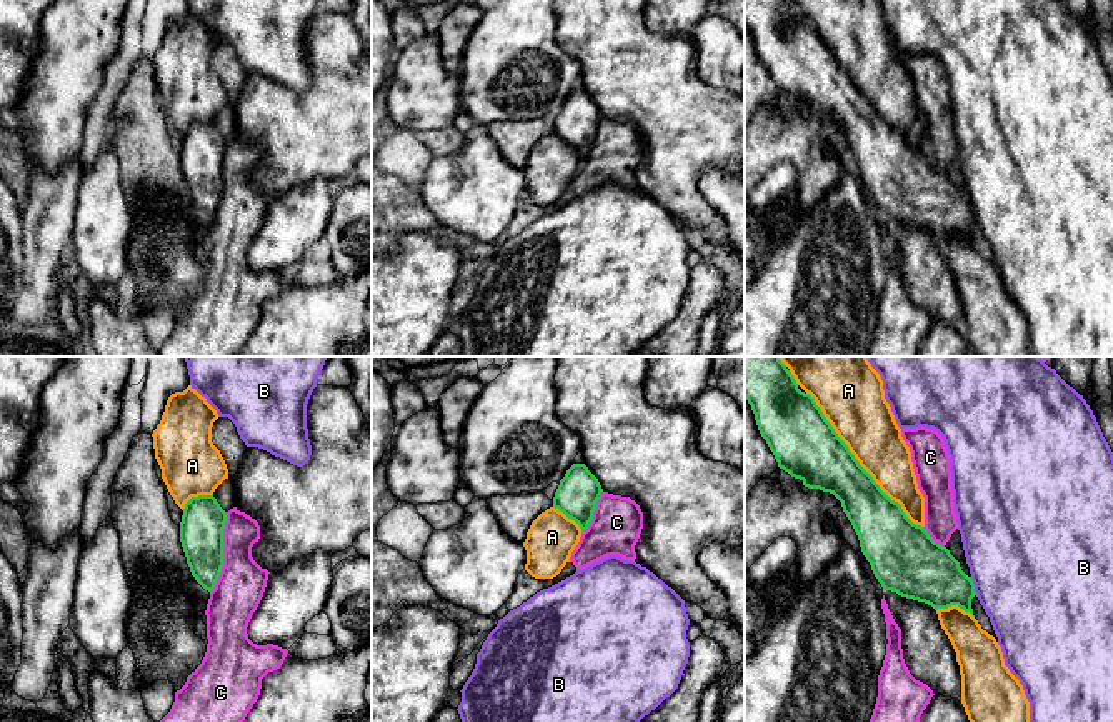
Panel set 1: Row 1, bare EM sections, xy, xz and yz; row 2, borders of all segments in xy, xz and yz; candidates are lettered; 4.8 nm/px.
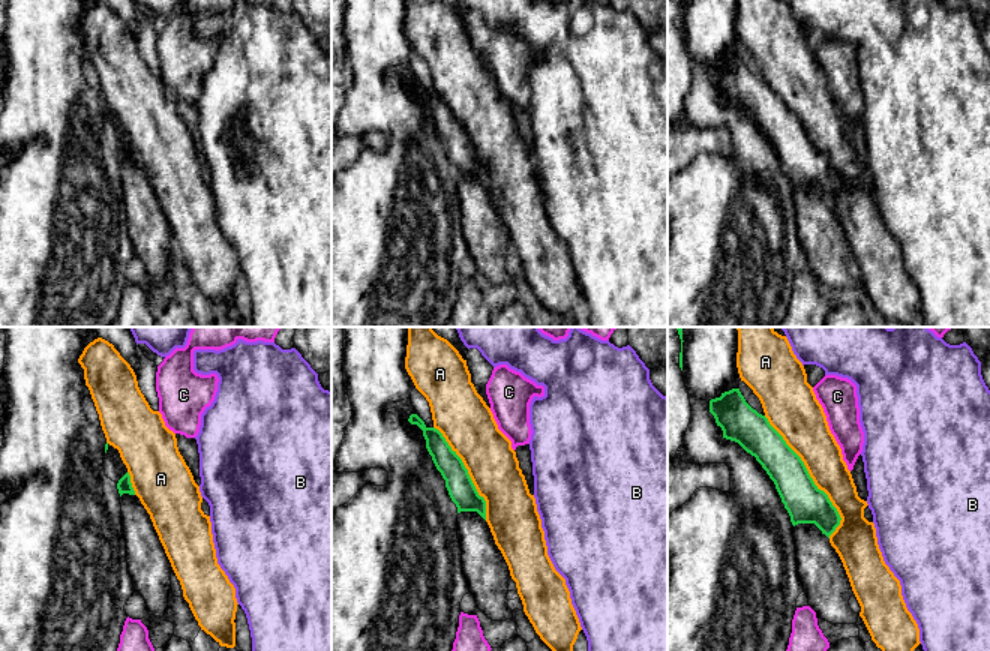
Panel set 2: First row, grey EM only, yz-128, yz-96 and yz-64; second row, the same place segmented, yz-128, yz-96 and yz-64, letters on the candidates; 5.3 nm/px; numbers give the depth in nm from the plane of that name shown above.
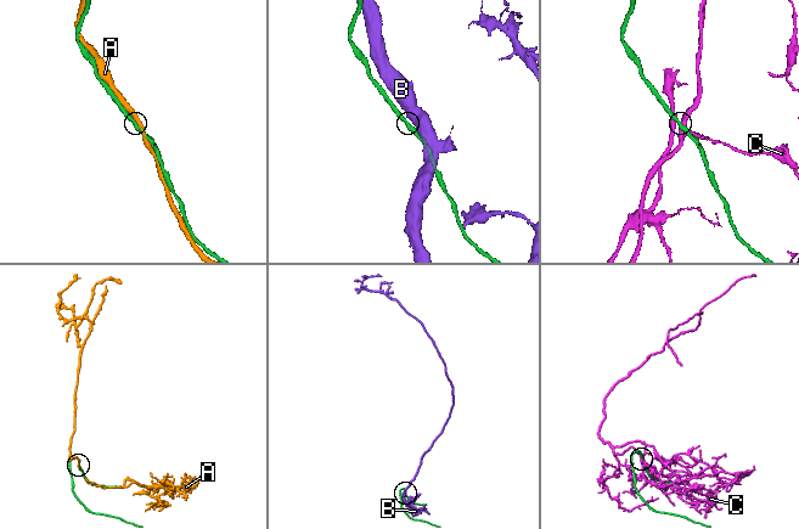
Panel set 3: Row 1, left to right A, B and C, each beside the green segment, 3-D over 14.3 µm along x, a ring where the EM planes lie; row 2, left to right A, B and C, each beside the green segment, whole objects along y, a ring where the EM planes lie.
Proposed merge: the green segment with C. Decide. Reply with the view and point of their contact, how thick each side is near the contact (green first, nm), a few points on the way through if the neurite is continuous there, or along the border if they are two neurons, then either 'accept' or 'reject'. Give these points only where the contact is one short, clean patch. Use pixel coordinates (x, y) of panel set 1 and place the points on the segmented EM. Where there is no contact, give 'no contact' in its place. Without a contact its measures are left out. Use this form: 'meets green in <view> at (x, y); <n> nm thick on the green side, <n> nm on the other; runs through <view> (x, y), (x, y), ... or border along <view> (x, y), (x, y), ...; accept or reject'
meets green in xy at (222, 552); 220 nm thick on the green side, 220 nm on the other; reject

